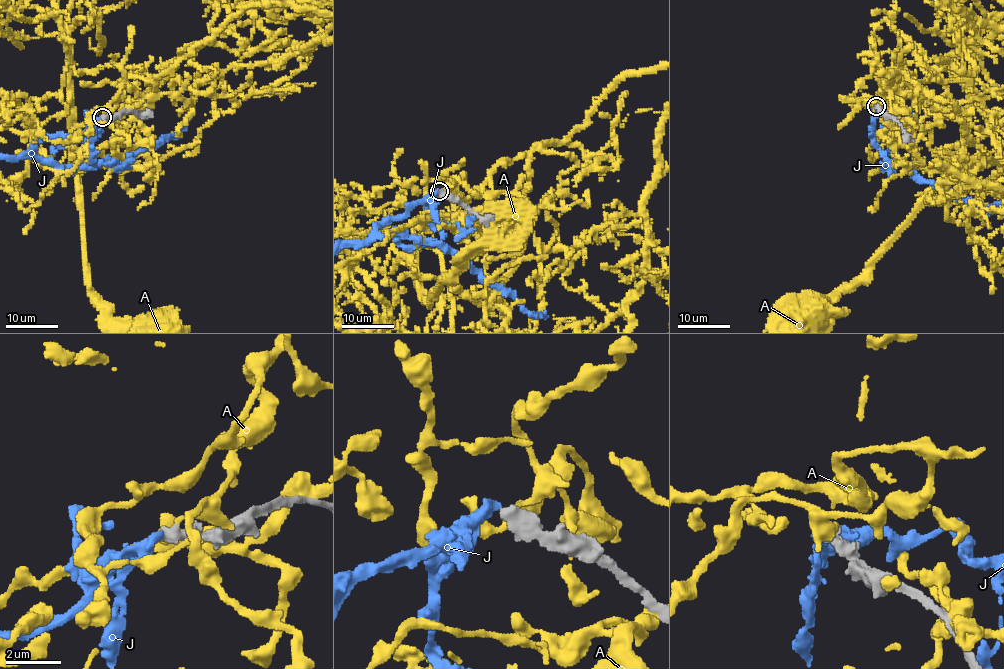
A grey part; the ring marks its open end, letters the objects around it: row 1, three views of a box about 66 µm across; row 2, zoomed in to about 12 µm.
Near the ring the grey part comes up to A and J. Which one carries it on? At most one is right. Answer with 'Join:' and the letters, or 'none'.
Join: J

